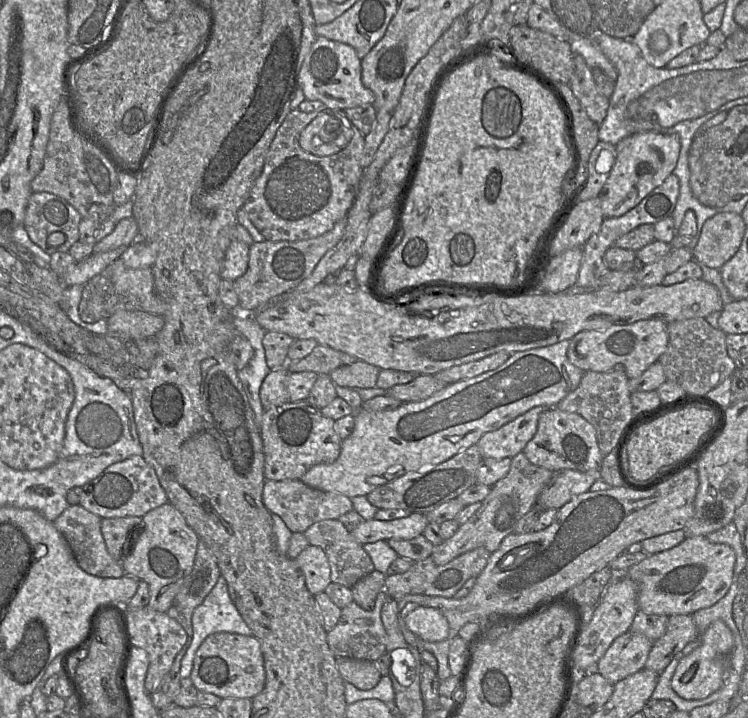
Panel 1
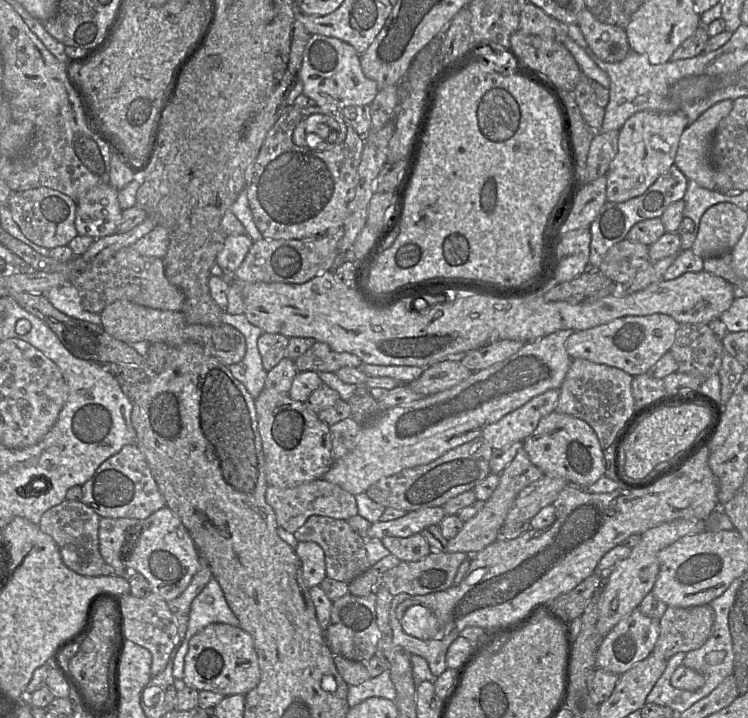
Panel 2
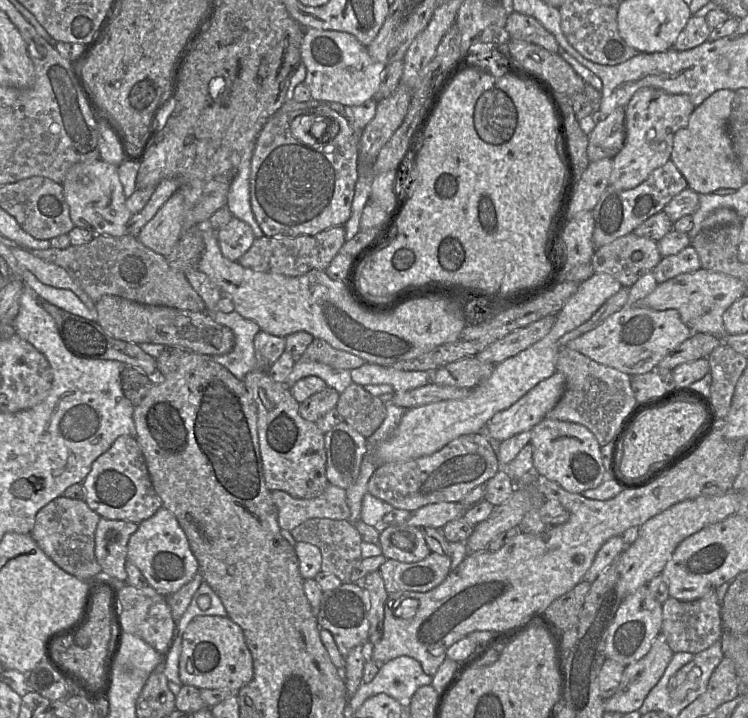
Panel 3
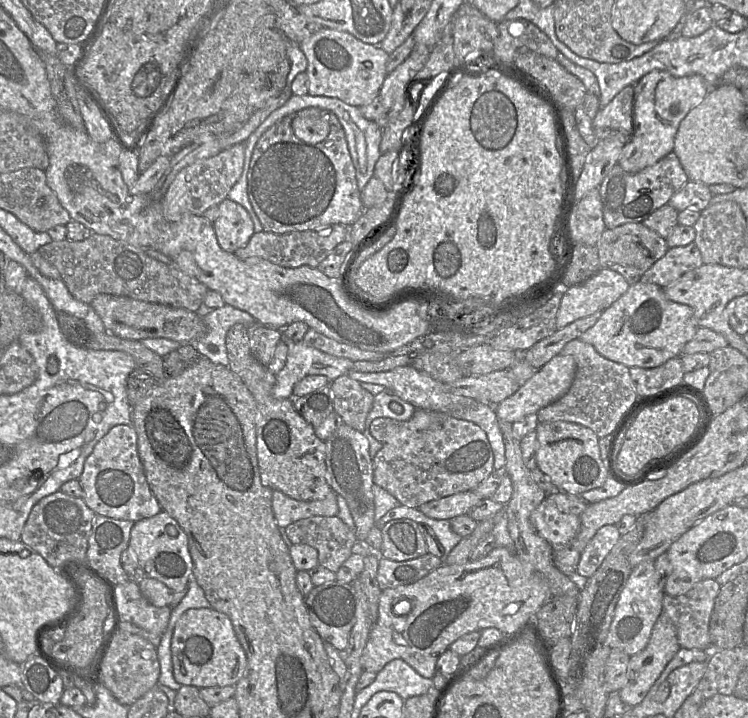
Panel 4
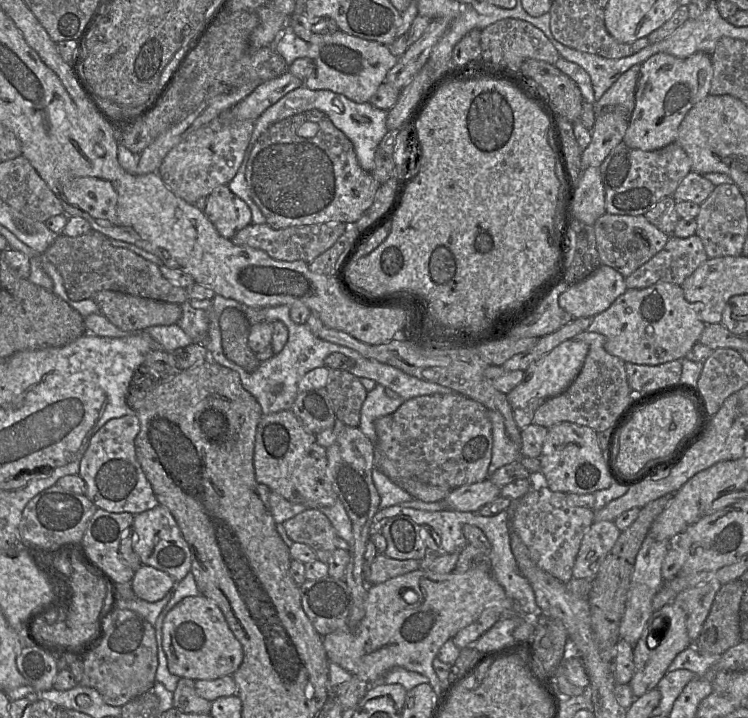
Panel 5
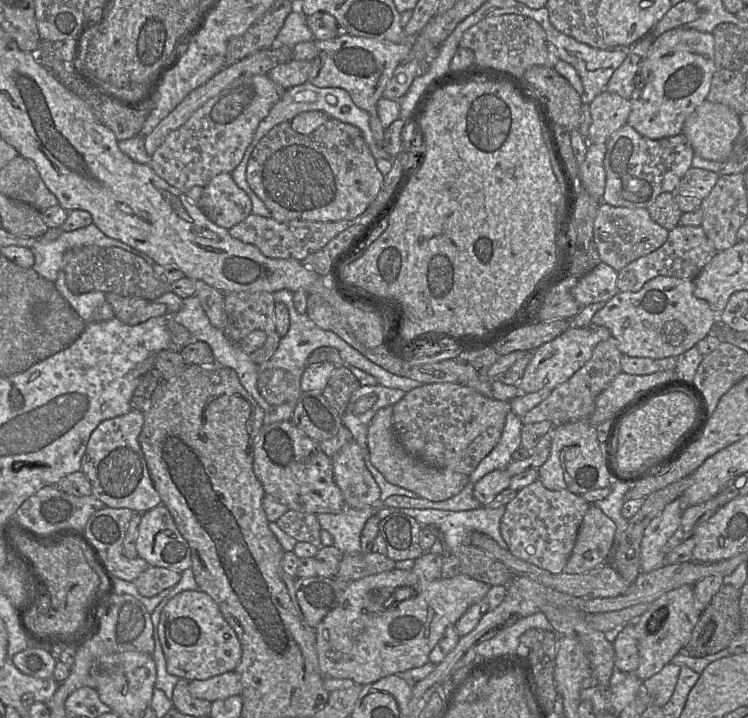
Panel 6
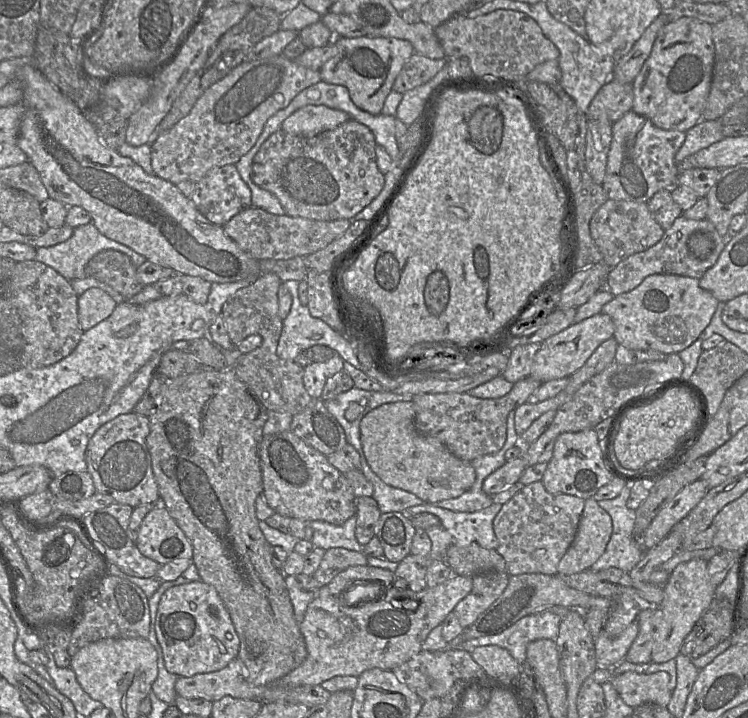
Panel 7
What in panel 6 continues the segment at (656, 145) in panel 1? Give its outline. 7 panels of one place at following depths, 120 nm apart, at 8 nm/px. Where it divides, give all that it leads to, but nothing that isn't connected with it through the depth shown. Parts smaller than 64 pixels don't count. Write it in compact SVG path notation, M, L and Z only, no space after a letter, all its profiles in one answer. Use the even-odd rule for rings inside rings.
M687 27L666 31L654 39L638 75L627 124L652 140L681 134L686 119L706 100L714 72L712 33Z

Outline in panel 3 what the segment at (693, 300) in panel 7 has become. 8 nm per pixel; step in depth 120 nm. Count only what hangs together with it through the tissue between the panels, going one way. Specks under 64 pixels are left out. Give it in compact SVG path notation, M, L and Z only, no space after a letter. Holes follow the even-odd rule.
M652 271L644 274L629 288L627 304L622 309L610 315L593 330L569 341L566 347L628 375L651 371L670 351L692 334L676 309L653 310L637 305L653 292L657 285Z

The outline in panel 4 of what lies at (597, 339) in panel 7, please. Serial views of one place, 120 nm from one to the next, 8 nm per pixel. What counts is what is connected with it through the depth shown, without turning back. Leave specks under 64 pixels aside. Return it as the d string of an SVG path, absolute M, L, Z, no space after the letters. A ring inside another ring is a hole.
M561 354L554 356L521 385L515 393L494 406L497 418L499 421L514 423L529 414L537 413L541 408L559 400L568 392L575 373L576 362L572 356Z

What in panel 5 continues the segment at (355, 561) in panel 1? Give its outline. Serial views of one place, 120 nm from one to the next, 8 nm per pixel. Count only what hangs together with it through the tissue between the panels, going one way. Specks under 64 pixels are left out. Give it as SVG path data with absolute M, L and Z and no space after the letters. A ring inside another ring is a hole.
M306 509L282 524L291 540L307 544L317 559L329 563L339 536L320 509Z

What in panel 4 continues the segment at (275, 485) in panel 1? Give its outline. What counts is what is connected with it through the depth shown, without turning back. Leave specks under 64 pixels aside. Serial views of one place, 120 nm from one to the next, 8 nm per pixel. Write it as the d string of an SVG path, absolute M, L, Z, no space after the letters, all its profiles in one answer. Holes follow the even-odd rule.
M273 490L273 511L277 525L286 528L298 520L314 516L337 516L337 493L331 491L324 499L299 501L280 490Z

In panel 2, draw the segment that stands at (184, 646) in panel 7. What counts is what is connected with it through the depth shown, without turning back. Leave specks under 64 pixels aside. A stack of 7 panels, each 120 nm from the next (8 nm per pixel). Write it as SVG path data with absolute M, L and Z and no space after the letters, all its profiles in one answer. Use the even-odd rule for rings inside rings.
M212 623L197 632L189 642L185 656L183 681L198 691L221 695L246 695L260 681L260 667L252 636L240 626Z

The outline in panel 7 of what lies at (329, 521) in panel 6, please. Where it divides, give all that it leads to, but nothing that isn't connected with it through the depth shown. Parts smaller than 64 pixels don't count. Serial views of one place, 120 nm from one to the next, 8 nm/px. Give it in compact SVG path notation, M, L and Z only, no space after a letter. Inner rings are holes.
M356 514L342 525L333 525L324 521L311 521L313 530L311 542L315 548L324 550L332 548L345 548L355 552L363 552L362 546L356 539Z

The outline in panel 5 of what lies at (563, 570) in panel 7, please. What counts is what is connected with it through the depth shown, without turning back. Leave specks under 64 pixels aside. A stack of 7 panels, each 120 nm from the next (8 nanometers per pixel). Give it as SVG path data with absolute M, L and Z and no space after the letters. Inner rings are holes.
M614 521L593 522L581 541L572 570L573 577L593 579L620 533Z

